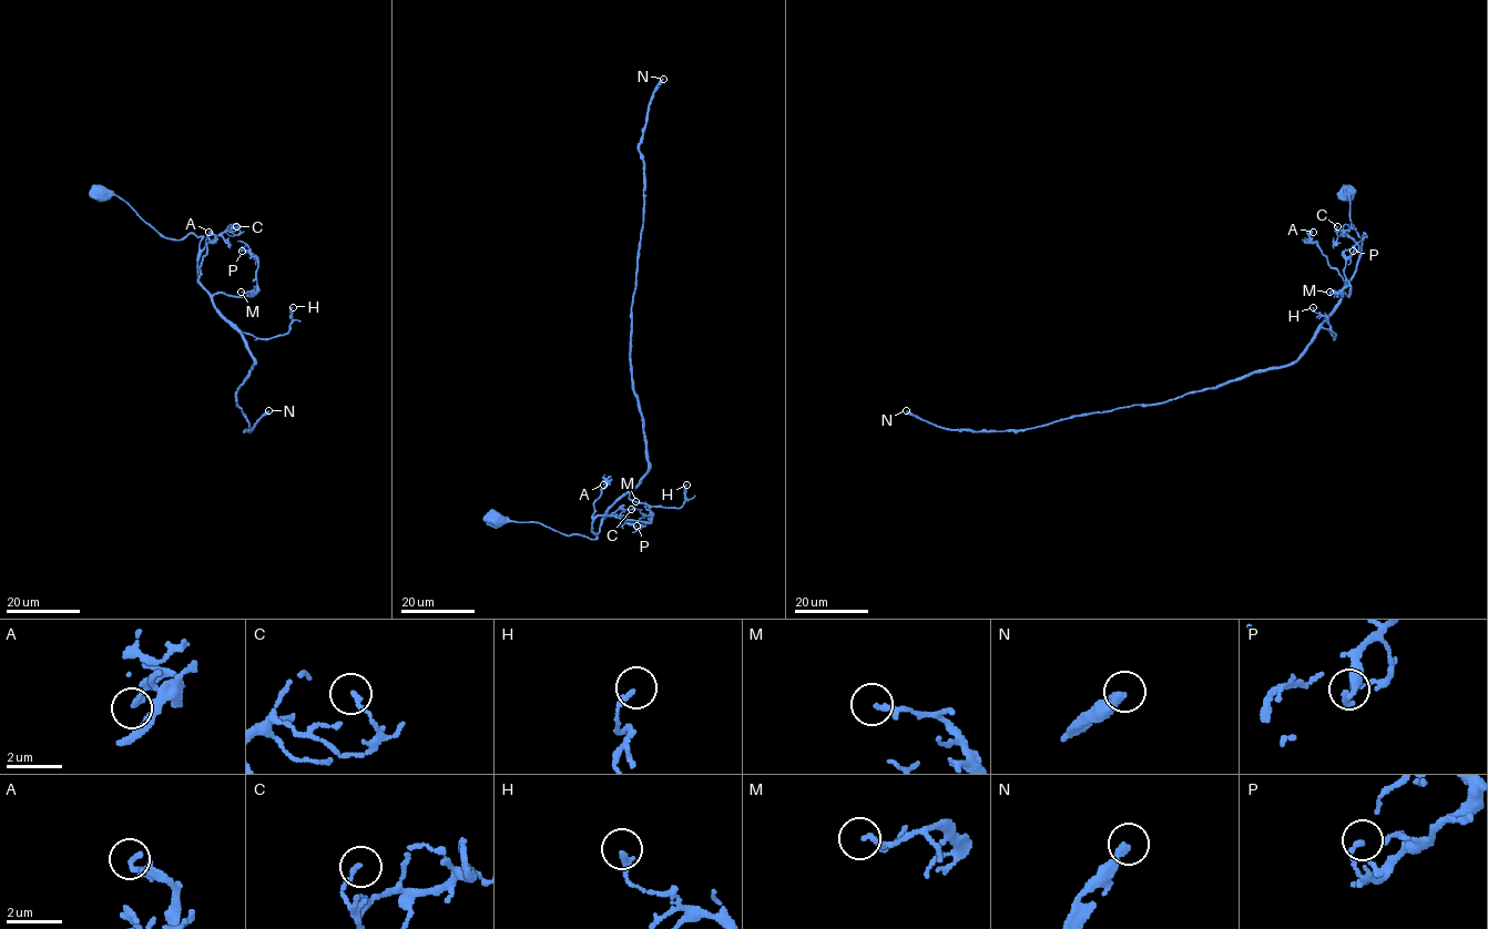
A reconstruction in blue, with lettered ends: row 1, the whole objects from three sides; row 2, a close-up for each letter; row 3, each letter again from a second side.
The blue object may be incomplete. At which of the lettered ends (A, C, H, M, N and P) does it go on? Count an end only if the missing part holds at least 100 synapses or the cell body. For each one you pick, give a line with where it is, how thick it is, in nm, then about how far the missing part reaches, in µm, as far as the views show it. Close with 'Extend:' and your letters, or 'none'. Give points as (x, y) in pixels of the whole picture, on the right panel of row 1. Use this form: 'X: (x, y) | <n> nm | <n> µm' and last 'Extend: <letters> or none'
N: (906, 410) | 300 nm | 140 µm
Extend: N

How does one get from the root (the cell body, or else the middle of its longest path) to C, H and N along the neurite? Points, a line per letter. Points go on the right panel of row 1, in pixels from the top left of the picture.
C: (1346, 194), (1351, 222), (1362, 240), (1364, 233), (1367, 236), (1362, 249), (1342, 231), (1337, 235), (1337, 226)
H: (1346, 194), (1351, 222), (1362, 240), (1367, 236), (1352, 279), (1321, 324), (1335, 338), (1328, 319), (1313, 307)
N: (1346, 194), (1351, 222), (1367, 236), (1361, 258), (1295, 361), (1019, 430), (947, 429), (906, 410)

